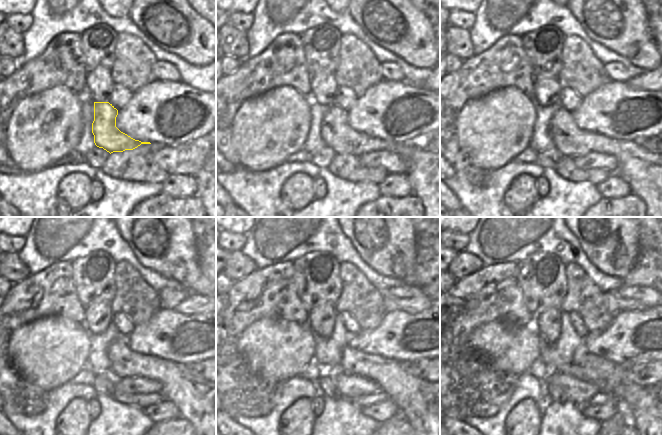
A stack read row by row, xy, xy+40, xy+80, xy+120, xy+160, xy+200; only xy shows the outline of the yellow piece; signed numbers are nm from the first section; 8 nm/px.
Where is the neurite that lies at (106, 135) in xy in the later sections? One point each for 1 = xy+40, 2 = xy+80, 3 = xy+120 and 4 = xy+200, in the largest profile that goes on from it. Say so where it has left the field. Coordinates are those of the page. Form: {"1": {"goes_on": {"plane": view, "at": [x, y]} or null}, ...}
{"1": {"goes_on": {"plane": "xy+40", "at": [336, 133]}}, "2": {"goes_on": {"plane": "xy+80", "at": [568, 141]}}, "3": {"goes_on": {"plane": "xy+120", "at": [122, 365]}}, "4": {"goes_on": {"plane": "xy+200", "at": [578, 360]}}}

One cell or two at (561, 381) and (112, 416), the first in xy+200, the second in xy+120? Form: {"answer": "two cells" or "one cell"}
{"answer": "two cells"}

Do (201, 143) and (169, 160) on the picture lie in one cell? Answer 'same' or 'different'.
same

